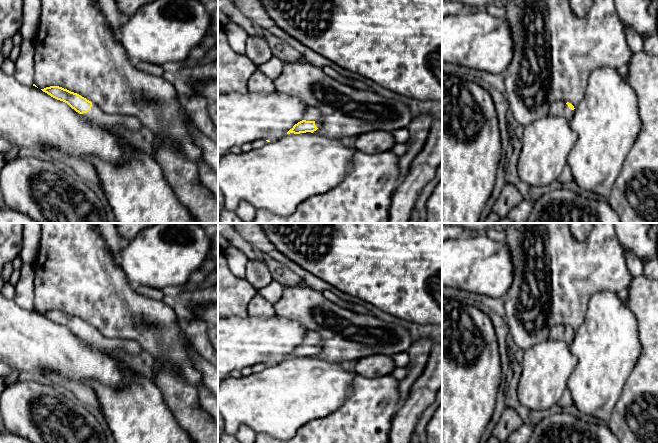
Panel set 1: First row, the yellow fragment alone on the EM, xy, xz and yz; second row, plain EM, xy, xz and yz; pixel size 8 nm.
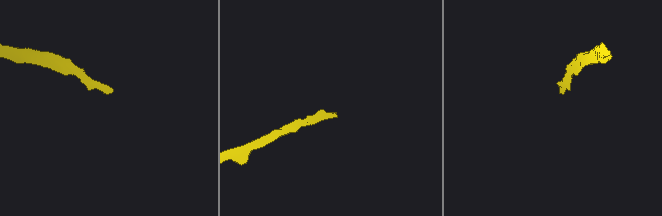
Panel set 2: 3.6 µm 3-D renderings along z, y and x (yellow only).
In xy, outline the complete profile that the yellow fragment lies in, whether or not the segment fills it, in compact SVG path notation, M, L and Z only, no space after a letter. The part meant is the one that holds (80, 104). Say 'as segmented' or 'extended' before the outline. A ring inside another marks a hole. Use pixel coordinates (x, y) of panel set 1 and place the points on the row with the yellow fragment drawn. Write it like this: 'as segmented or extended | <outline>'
extended | M50 86L41 90L57 100L67 103L72 109L96 125L101 125L116 132L123 129L137 131L142 126L133 116L104 113L91 101L62 87Z

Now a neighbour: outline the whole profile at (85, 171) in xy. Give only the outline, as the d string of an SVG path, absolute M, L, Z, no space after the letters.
M48 149L47 151L43 152L42 155L66 163L74 169L80 179L85 182L91 182L100 186L96 169L87 161L80 161L75 159L74 157L64 155L57 149Z

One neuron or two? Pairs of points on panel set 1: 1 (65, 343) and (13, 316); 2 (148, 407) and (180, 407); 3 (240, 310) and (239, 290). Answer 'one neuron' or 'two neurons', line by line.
1: one neuron
2: two neurons
3: one neuron

